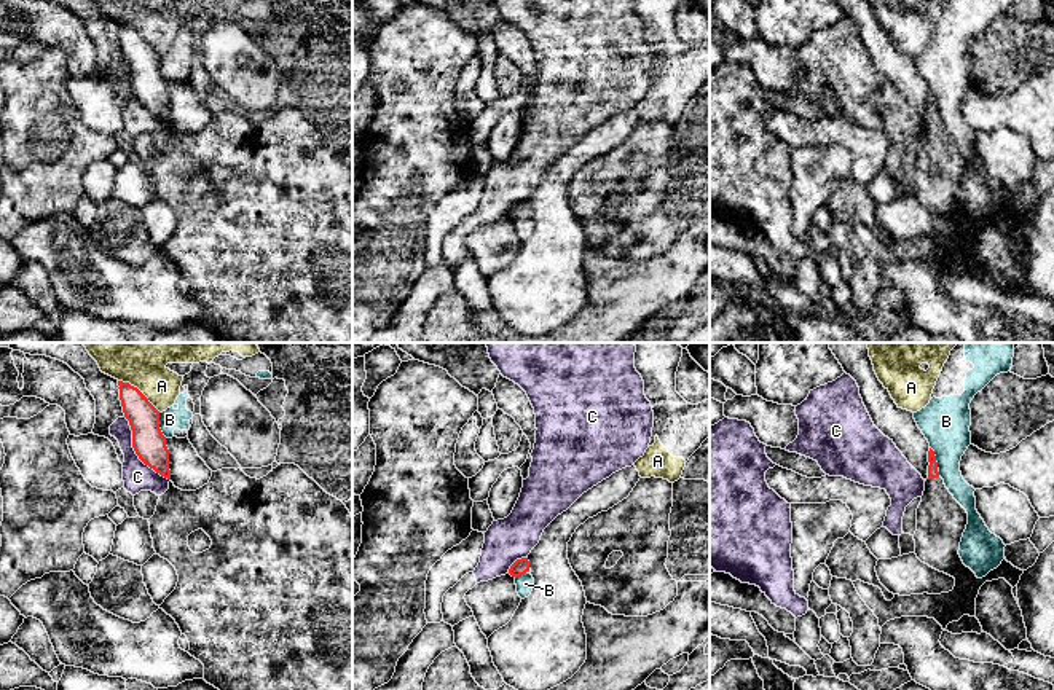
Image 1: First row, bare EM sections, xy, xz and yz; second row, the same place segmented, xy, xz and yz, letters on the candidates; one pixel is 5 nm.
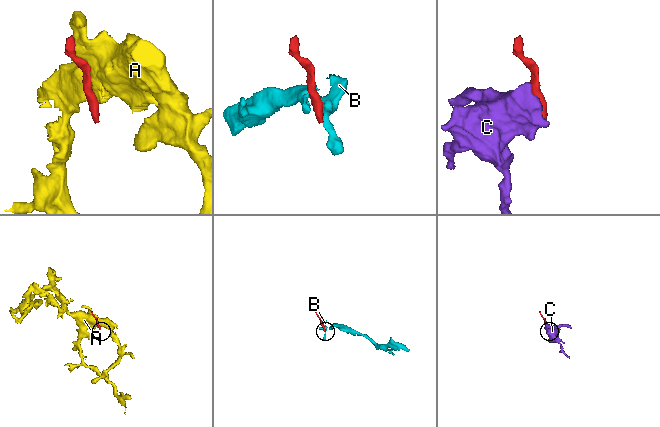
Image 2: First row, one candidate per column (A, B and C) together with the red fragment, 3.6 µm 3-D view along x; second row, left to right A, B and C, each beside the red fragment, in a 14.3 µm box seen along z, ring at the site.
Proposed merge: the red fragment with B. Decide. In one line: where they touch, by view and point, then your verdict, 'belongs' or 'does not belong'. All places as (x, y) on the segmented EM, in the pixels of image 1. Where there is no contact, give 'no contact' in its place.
contact xy (158, 426); does not belong

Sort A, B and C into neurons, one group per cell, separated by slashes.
A / B / C

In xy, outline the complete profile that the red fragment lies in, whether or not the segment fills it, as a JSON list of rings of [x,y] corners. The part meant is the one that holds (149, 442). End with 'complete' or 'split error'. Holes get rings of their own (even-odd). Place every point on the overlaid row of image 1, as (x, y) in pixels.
[[[118,381],[124,418],[132,430],[132,448],[139,459],[171,480],[169,449],[159,429],[159,411],[129,382]]]; complete

